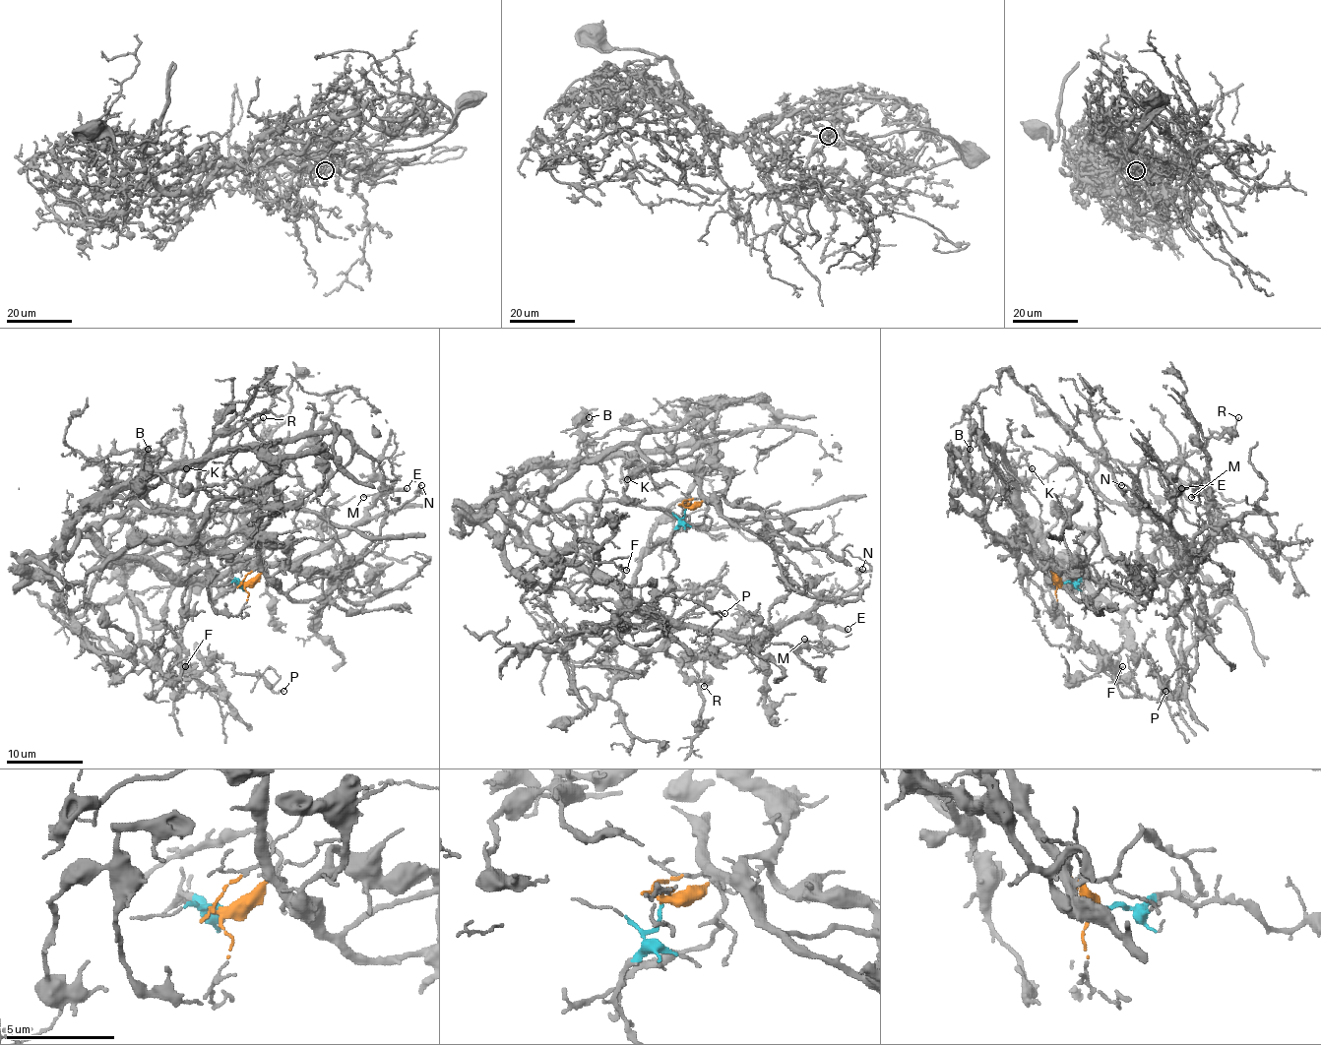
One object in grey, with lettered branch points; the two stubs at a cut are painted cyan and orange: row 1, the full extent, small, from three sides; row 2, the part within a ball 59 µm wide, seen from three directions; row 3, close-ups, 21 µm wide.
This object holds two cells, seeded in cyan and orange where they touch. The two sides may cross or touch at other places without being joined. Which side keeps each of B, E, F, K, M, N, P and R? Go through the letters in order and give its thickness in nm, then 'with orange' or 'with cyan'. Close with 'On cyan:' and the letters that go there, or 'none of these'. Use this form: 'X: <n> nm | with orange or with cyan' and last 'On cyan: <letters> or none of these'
B: 140 nm | with orange
E: 320 nm | with cyan
F: 90 nm | with orange
K: 120 nm | with orange
M: 120 nm | with cyan
N: 90 nm | with cyan
P: 130 nm | with cyan
R: 130 nm | with cyan
On cyan: E, M, N, P, R

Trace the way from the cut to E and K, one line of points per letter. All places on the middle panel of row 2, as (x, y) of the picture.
E: (684, 509), (668, 542), (676, 561), (668, 587), (652, 615), (740, 636), (769, 636), (801, 617), (848, 629)
K: (684, 509), (702, 499), (702, 476), (717, 457), (717, 452), (710, 444), (638, 452), (630, 459), (626, 480)

